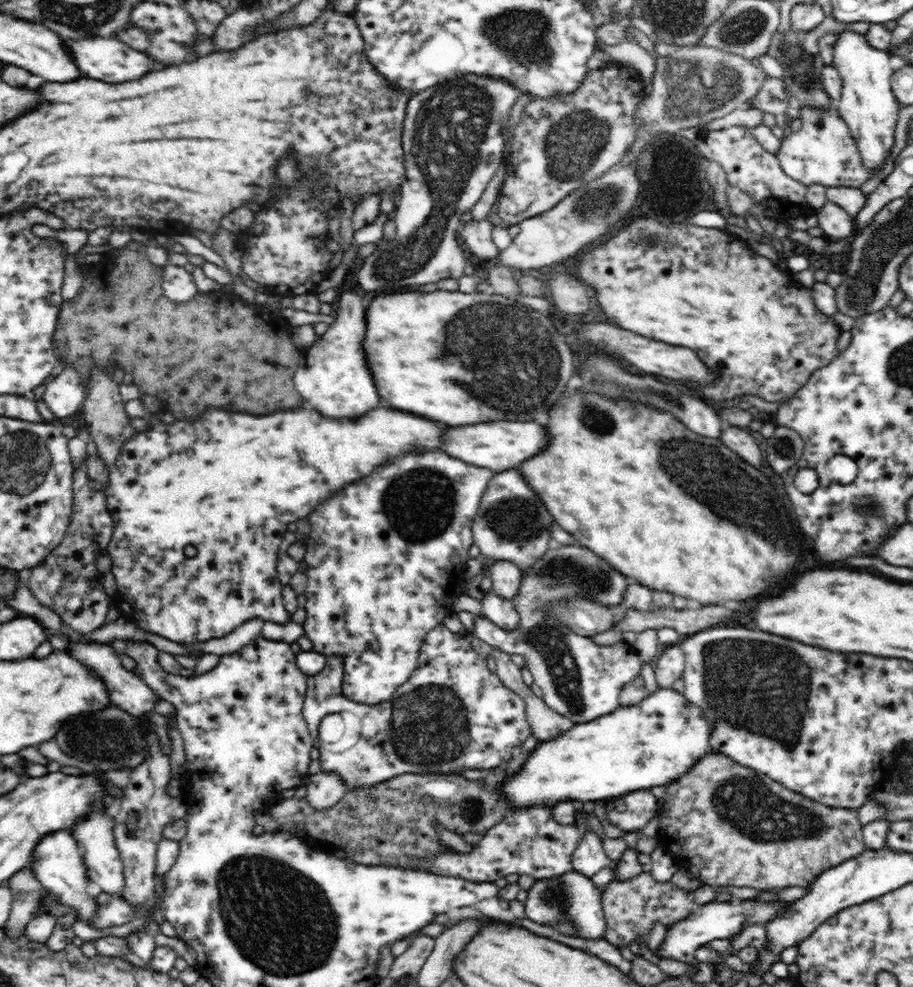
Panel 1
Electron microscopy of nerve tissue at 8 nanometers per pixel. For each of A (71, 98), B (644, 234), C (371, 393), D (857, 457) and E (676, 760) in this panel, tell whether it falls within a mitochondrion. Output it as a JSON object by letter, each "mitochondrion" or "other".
{"A":"other","B":"mitochondrion","C":"other","D":"other","E":"other"}

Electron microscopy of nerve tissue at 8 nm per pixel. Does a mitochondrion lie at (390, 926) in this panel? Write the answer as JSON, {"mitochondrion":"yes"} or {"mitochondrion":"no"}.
{"mitochondrion":"no"}

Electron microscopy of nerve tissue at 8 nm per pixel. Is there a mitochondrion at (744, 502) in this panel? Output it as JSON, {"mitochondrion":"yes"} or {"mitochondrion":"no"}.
{"mitochondrion":"yes"}

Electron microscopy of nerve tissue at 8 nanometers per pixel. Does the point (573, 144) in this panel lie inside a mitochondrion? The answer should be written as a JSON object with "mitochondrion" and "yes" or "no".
{"mitochondrion":"yes"}

